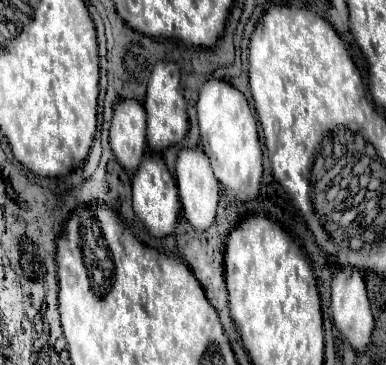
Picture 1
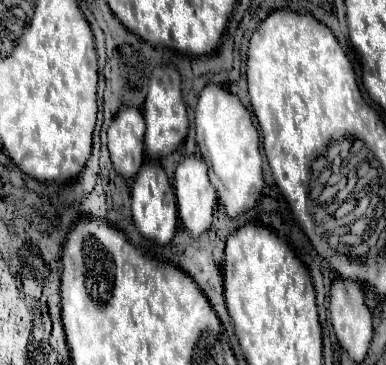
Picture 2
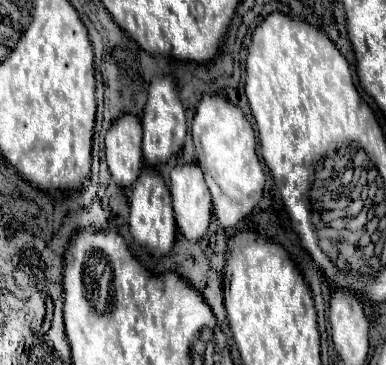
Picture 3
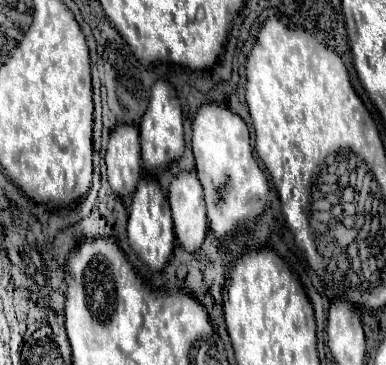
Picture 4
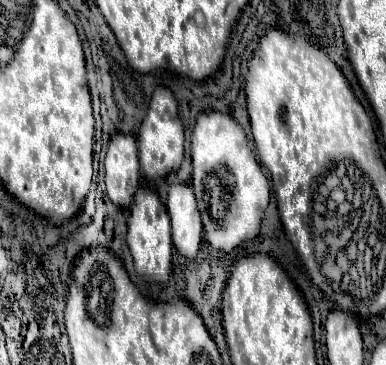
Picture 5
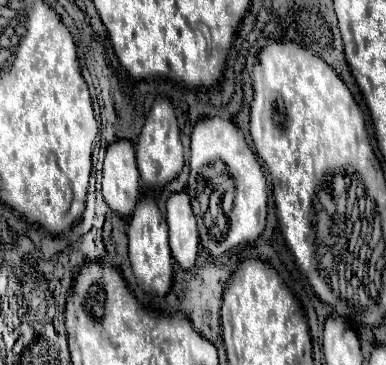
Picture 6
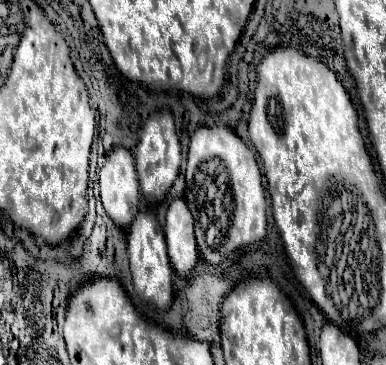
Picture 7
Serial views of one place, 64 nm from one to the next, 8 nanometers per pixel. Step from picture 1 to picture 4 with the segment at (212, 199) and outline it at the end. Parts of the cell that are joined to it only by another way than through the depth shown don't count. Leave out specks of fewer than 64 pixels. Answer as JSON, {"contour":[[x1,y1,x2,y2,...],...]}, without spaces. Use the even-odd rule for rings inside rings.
{"contour":[[194,172,176,176,168,190,174,234,186,252,196,252,204,242,208,220,204,216,204,196]]}

